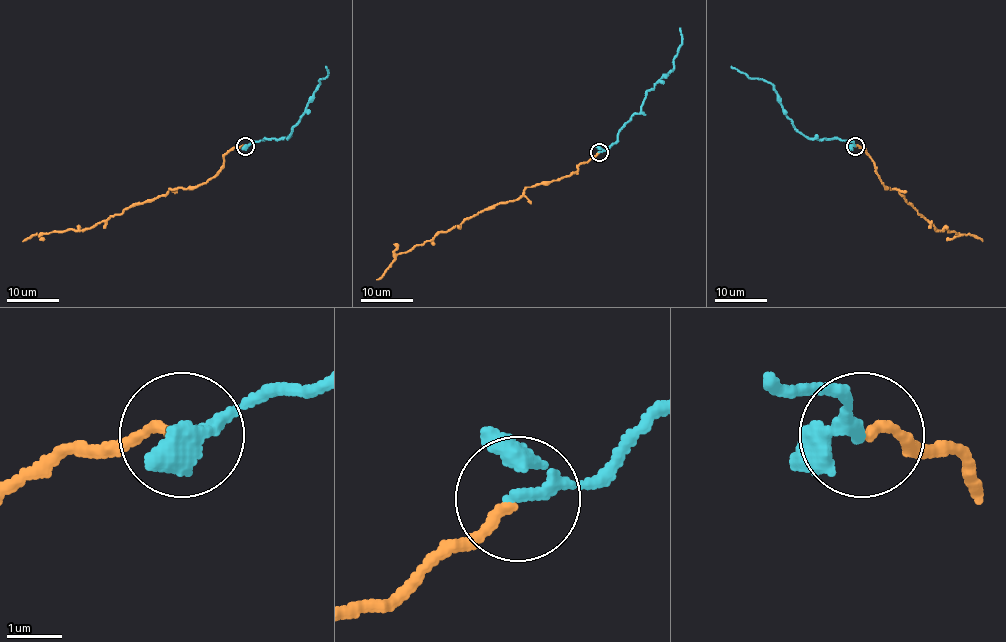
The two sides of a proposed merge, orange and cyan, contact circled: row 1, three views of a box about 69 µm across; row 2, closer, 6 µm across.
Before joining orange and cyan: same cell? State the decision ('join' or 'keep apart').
join

